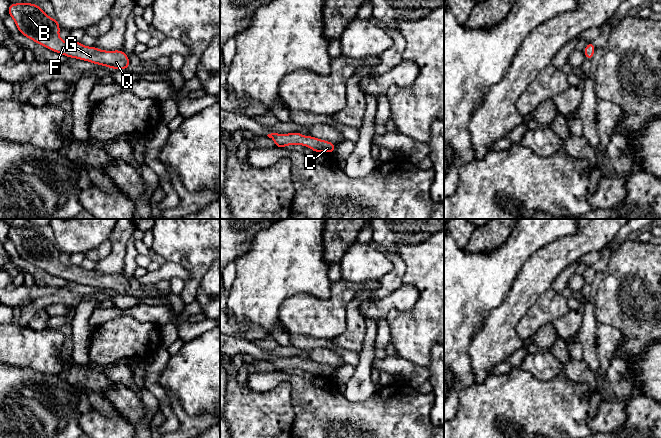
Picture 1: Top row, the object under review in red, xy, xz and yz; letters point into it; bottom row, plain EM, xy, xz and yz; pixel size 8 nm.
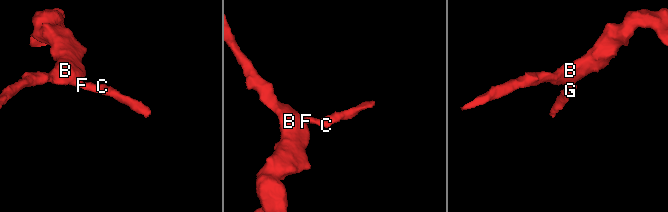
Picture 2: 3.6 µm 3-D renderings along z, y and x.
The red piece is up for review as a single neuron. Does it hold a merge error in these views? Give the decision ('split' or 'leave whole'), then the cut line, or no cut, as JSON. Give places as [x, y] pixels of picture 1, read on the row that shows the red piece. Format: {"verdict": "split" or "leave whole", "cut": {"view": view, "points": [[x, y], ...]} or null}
{"verdict": "leave whole", "cut": null}

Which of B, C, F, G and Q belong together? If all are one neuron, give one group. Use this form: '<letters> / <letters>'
B C F G Q

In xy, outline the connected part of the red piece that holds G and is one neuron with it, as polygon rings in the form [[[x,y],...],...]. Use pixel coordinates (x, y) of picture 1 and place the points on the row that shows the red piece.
[[[10,3],[7,13],[23,36],[51,51],[111,69],[126,70],[130,65],[127,54],[122,50],[107,51],[85,46],[78,41],[63,41],[56,18],[50,18],[37,4]]]

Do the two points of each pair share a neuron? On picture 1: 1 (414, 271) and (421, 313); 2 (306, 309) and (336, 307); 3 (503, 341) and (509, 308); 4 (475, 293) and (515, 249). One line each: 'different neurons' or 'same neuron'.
1: same neuron
2: same neuron
3: same neuron
4: same neuron

